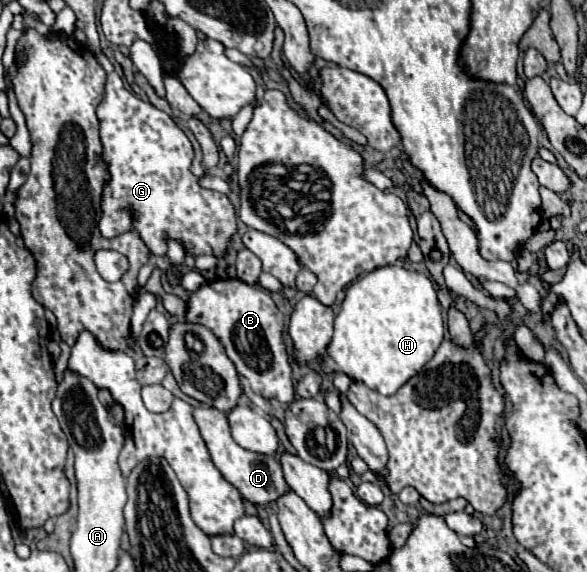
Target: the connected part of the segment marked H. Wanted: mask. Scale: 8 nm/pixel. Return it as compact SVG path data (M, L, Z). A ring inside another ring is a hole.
M399 259L393 265L379 267L369 275L357 279L347 291L335 317L335 333L327 347L327 361L323 371L343 371L355 381L363 381L367 387L377 389L381 395L393 395L407 379L417 375L423 365L433 357L445 335L442 308L437 301L433 283L417 271L405 269Z

